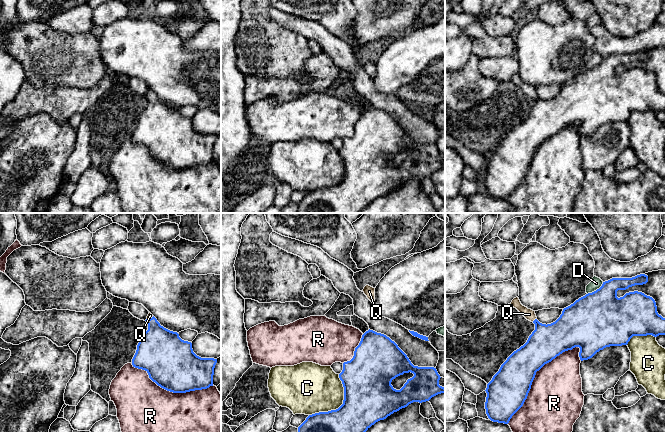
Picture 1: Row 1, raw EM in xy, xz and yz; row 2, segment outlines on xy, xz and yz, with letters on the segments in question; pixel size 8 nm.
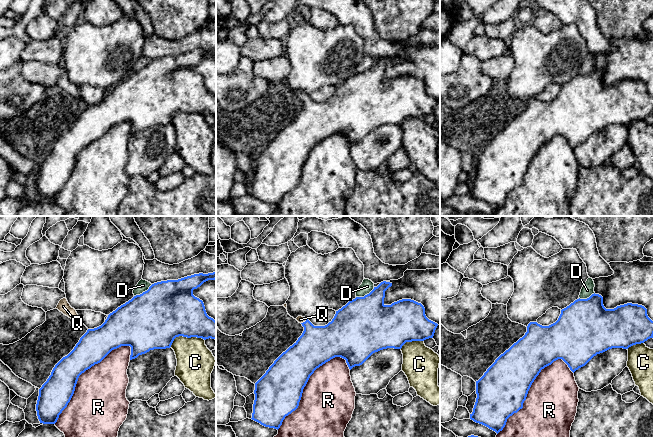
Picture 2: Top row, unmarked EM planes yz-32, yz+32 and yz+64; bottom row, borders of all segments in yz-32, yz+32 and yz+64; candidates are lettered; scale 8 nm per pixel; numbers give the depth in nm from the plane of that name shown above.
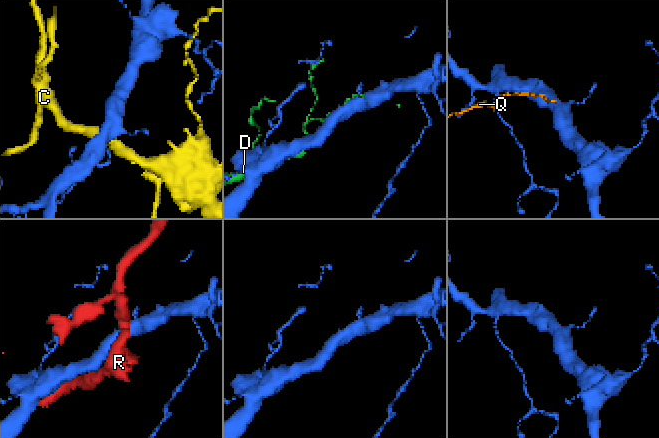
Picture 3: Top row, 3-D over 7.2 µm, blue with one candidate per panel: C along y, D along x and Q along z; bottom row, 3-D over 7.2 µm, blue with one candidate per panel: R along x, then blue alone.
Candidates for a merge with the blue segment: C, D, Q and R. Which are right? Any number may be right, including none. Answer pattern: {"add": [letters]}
{"add": ["Q"]}

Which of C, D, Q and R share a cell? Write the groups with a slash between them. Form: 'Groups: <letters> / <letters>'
Groups: C / D / Q / R

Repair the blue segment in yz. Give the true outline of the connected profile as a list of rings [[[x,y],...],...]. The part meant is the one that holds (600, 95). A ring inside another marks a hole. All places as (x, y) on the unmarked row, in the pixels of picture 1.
[[[645,50],[605,57],[596,67],[564,84],[560,93],[547,101],[540,99],[535,87],[523,82],[518,73],[514,74],[511,81],[535,100],[535,106],[527,118],[507,134],[487,160],[485,185],[488,194],[493,198],[508,200],[527,175],[536,148],[565,127],[579,123],[579,133],[583,137],[592,134],[606,123],[627,121],[633,112],[665,111],[665,94],[658,90],[652,73],[638,67],[617,73],[618,66],[626,66],[647,58],[648,52]]]

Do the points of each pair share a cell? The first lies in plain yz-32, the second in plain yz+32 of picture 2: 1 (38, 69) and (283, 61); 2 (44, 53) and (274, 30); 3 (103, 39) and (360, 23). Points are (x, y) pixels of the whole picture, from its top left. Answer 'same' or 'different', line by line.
1: same
2: different
3: different

